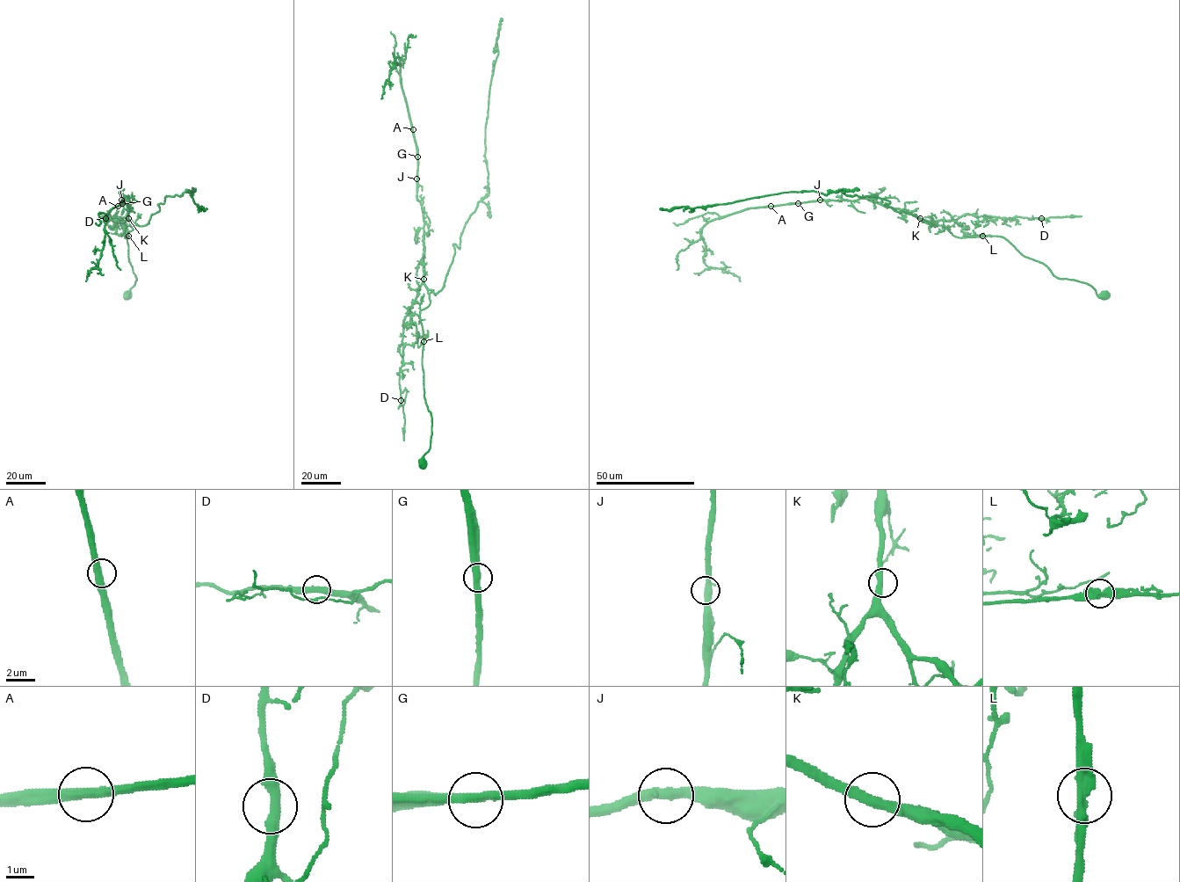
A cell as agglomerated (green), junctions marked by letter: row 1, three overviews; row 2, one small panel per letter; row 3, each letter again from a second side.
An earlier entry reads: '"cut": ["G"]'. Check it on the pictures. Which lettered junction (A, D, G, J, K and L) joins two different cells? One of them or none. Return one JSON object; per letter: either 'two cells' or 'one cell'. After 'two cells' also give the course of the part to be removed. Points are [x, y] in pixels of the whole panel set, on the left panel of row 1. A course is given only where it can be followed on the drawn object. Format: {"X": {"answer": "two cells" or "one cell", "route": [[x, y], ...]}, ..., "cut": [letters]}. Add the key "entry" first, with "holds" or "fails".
{"entry": "fails", "A": {"answer": "one cell"}, "D": {"answer": "one cell"}, "G": {"answer": "one cell"}, "J": {"answer": "one cell"}, "K": {"answer": "one cell"}, "L": {"answer": "one cell"}, "cut": []}

